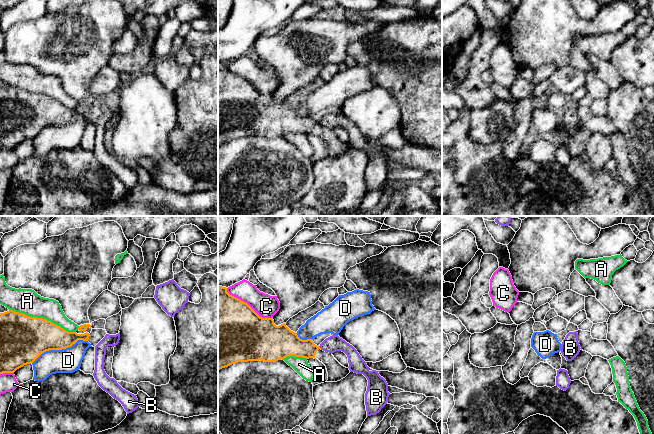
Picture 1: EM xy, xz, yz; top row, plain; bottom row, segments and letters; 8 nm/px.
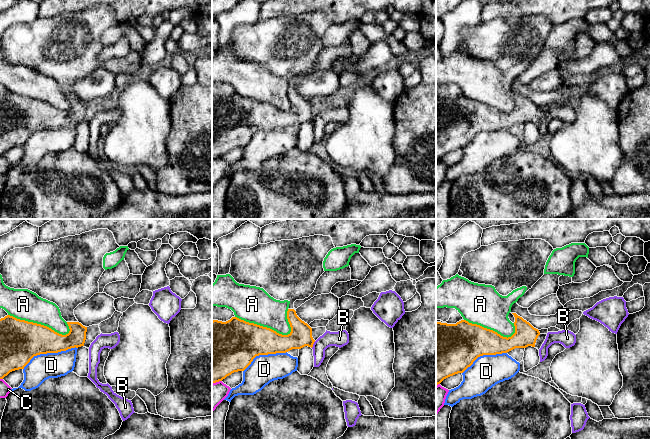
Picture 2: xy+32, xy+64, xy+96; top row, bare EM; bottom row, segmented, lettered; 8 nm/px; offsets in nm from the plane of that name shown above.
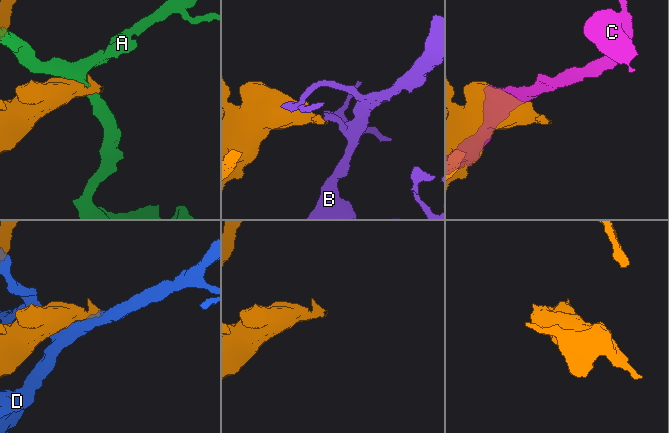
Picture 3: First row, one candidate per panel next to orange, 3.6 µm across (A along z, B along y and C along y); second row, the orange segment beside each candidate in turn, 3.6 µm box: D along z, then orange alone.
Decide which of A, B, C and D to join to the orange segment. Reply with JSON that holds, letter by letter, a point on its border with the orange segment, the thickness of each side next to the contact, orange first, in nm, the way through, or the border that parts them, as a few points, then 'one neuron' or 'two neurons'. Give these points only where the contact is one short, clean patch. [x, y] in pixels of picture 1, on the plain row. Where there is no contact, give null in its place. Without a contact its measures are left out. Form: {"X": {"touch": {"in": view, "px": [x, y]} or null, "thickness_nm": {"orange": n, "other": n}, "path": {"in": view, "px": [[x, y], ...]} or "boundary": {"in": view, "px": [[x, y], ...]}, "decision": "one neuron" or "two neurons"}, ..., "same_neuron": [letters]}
{"A": {"touch": {"in": "xy", "px": [42, 94]}, "thickness_nm": {"orange": 380, "other": 200}, "decision": "two neurons"}, "B": {"touch": {"in": "xz", "px": [319, 123]}, "thickness_nm": {"orange": 190, "other": 130}, "boundary": {"in": "xz", "px": [[318, 122], [321, 124]]}, "decision": "two neurons"}, "C": {"touch": {"in": "xz", "px": [247, 80]}, "thickness_nm": {"orange": 500, "other": 190}, "decision": "two neurons"}, "D": {"touch": {"in": "xy", "px": [59, 125]}, "thickness_nm": {"orange": 320, "other": 200}, "decision": "two neurons"}, "same_neuron": []}

